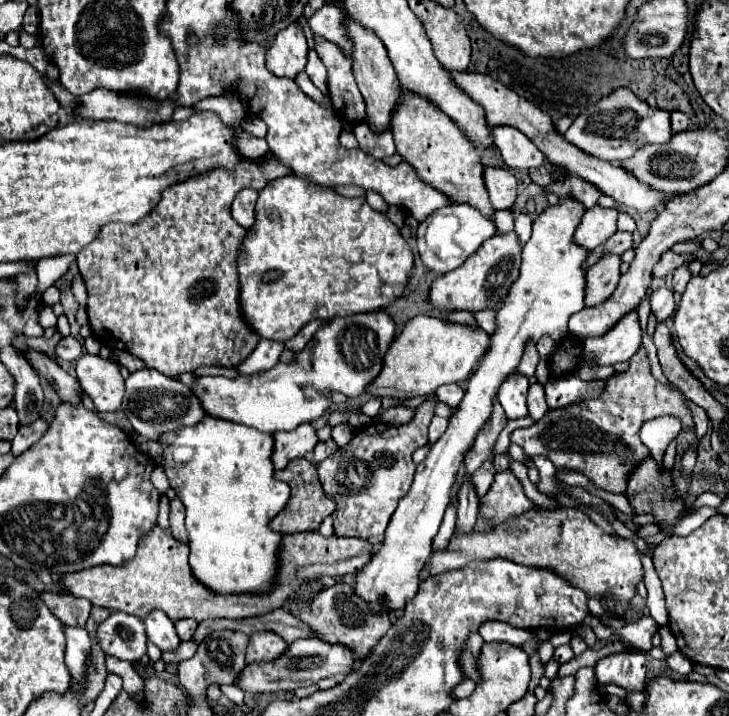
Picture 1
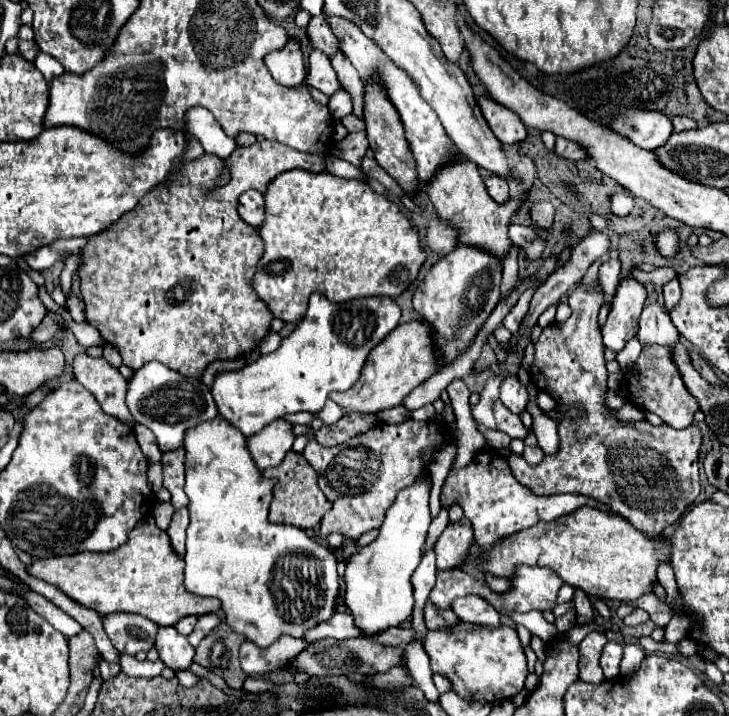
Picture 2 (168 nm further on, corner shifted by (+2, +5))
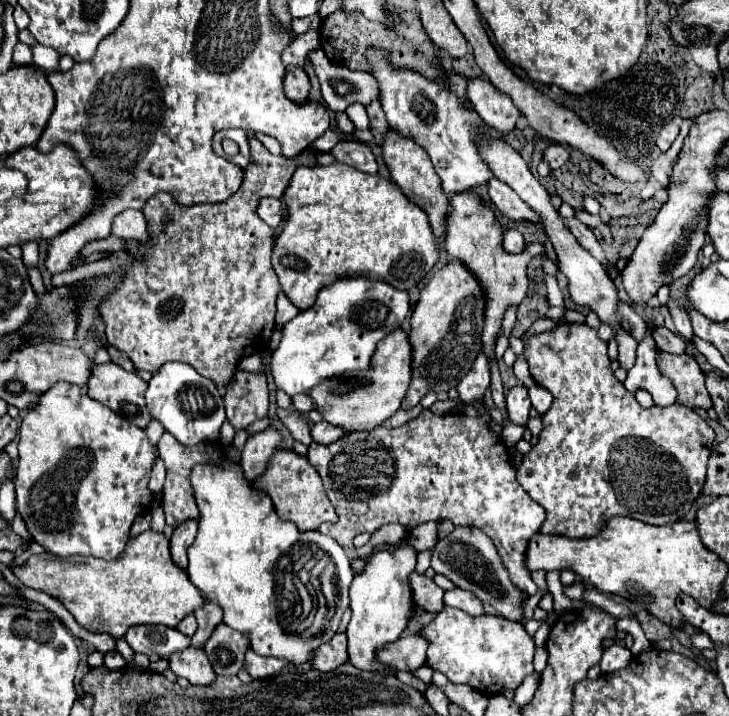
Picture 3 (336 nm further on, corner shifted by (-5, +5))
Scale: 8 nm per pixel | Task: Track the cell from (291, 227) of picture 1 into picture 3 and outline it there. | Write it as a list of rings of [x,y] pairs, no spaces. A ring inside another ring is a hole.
[[[335,162],[329,166],[299,166],[281,198],[287,208],[283,232],[275,238],[273,270],[281,282],[283,294],[299,308],[307,310],[315,304],[317,292],[331,286],[337,276],[363,274],[371,280],[381,280],[397,290],[411,290],[437,264],[439,252],[425,212],[407,200],[393,182],[381,176],[363,174],[353,166]]]

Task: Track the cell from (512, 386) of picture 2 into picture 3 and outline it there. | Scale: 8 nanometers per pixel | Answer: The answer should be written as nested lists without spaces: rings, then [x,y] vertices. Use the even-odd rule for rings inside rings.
[[[515,386],[507,394],[507,414],[513,424],[527,424],[531,400],[525,386]]]

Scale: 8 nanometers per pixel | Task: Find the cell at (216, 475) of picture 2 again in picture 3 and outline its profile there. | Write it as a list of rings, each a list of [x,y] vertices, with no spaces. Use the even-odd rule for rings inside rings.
[[[223,456],[219,464],[209,462],[195,466],[191,472],[191,486],[201,514],[195,542],[187,550],[189,580],[205,594],[205,598],[211,598],[223,608],[223,622],[227,626],[249,636],[251,648],[257,654],[287,658],[293,664],[307,662],[309,654],[317,646],[335,636],[339,620],[349,606],[349,586],[353,572],[345,550],[333,538],[323,536],[317,530],[307,532],[307,544],[303,544],[303,532],[299,532],[293,522],[285,522],[275,514],[271,498],[263,490],[257,490],[253,482],[247,482],[247,478],[243,478],[243,470],[239,470],[239,462],[231,460],[229,456]],[[301,566],[315,566],[315,572],[309,574],[309,582],[317,594],[317,608],[313,618],[307,618],[307,604],[295,586],[295,578]]]

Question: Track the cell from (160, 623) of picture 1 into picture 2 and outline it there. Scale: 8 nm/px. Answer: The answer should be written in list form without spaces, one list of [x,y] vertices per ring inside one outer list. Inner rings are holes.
[[[160,626],[160,634],[156,636],[156,650],[164,666],[172,670],[188,670],[194,658],[194,648],[186,640],[186,636],[176,634],[174,628]]]

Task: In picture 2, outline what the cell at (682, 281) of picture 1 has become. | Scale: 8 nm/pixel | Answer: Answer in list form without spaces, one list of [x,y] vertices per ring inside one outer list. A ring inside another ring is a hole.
[[[676,278],[670,280],[670,282],[662,288],[662,296],[664,296],[664,310],[670,312],[670,310],[678,304],[678,300],[680,300],[680,282],[678,282]]]

